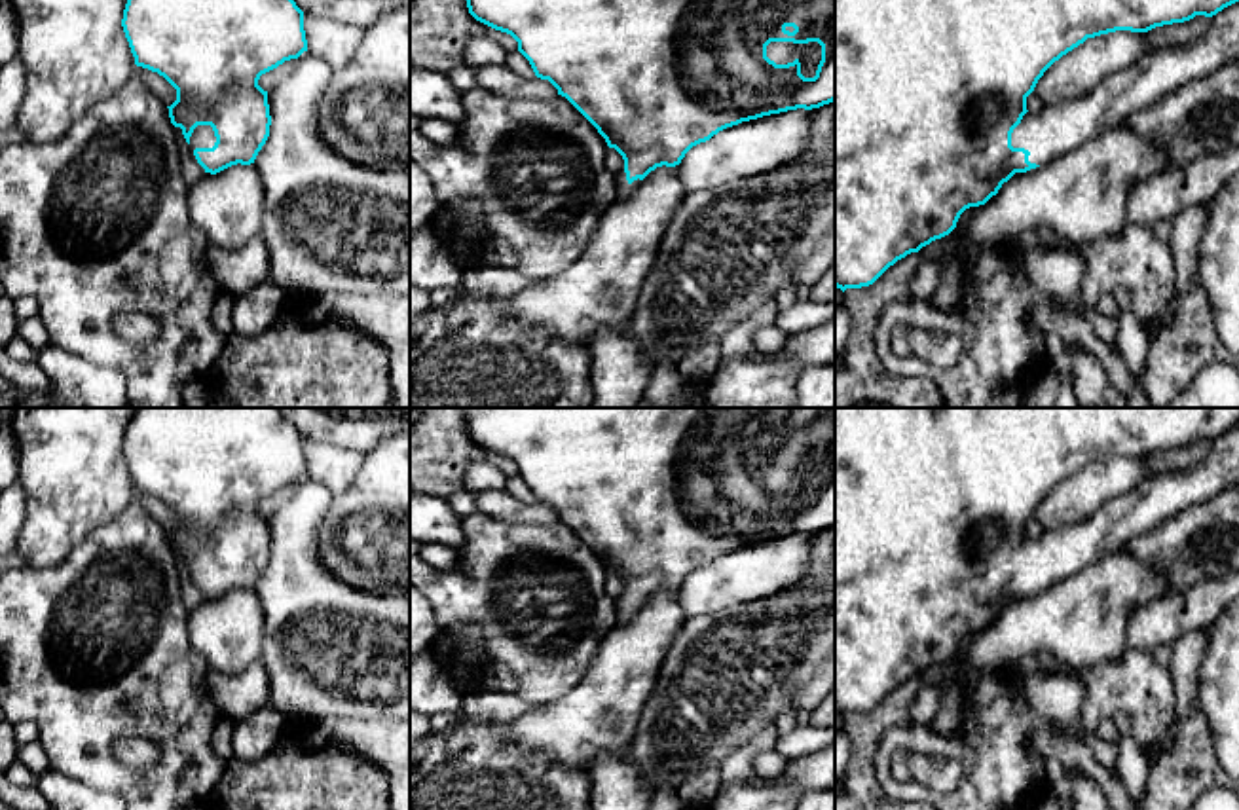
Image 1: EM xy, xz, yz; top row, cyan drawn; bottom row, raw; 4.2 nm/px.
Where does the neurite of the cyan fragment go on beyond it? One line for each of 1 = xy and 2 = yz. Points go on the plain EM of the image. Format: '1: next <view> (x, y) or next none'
1: next xy (203, 562)
2: next yz (1054, 554)

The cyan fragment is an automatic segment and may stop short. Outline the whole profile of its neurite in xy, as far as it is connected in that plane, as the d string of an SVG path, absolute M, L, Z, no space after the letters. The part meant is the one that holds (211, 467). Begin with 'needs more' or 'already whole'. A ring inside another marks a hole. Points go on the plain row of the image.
needs more | M137 408L127 423L121 451L135 489L157 497L176 514L176 525L167 531L169 543L182 554L203 596L216 599L237 588L254 588L271 550L268 516L258 505L307 476L304 436L285 414L279 408Z

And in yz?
needs more | M835 408L835 711L844 717L873 709L897 685L949 660L966 634L985 630L1015 598L1026 598L1087 569L1108 552L1230 486L1239 486L1239 408ZM1195 440L1211 444L1207 457L1195 467L1150 474L1133 491L1110 499L1083 522L1044 529L1038 537L1026 535L1026 522L1044 497L1087 463L1116 455L1148 457Z

